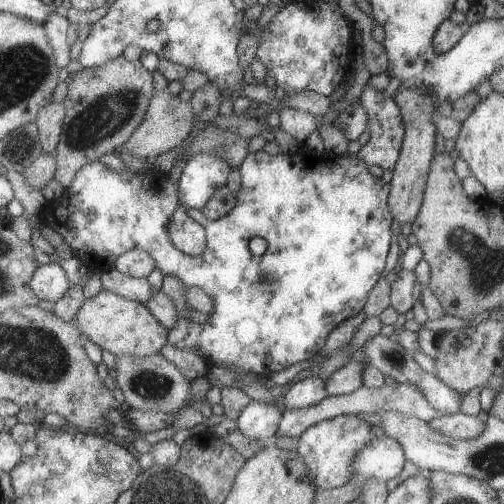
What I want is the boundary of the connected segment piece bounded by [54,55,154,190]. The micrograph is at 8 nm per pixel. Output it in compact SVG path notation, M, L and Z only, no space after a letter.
M123 55L98 68L81 68L76 72L69 83L68 94L62 102L65 112L64 128L54 153L57 161L55 179L64 190L72 185L79 169L90 162L100 161L107 153L116 153L117 149L130 139L134 130L144 121L152 96L154 82L151 72L148 72L140 61L127 60Z

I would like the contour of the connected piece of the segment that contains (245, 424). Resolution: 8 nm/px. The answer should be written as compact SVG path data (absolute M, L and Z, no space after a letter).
M260 401L250 402L240 414L238 431L248 439L272 443L279 430L282 410Z

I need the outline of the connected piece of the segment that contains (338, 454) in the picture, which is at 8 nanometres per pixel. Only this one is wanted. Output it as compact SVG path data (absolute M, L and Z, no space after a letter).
M341 415L310 426L300 437L298 453L318 490L334 489L349 483L353 478L353 461L375 437L374 426L358 415Z

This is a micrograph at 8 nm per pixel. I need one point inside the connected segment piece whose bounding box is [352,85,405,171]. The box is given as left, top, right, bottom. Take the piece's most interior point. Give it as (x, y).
(386, 127)

